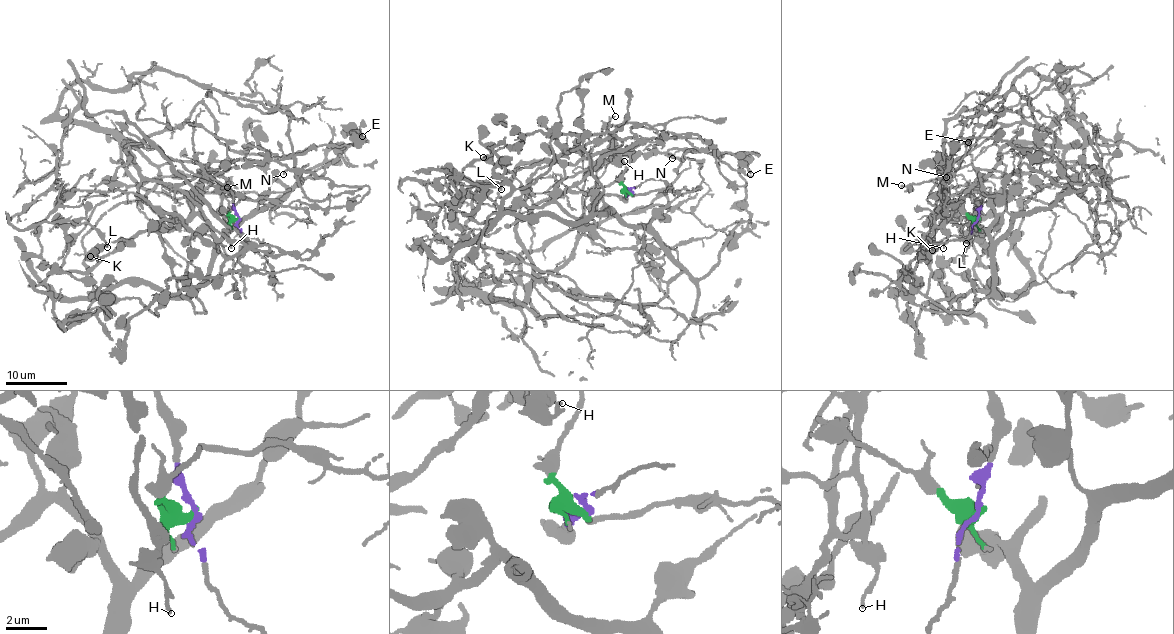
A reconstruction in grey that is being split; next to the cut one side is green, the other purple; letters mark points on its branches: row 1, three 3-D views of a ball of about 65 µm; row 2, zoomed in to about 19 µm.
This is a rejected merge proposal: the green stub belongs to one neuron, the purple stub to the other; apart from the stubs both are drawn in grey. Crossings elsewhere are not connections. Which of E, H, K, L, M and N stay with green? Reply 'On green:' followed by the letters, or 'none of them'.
On green: H, M, N

